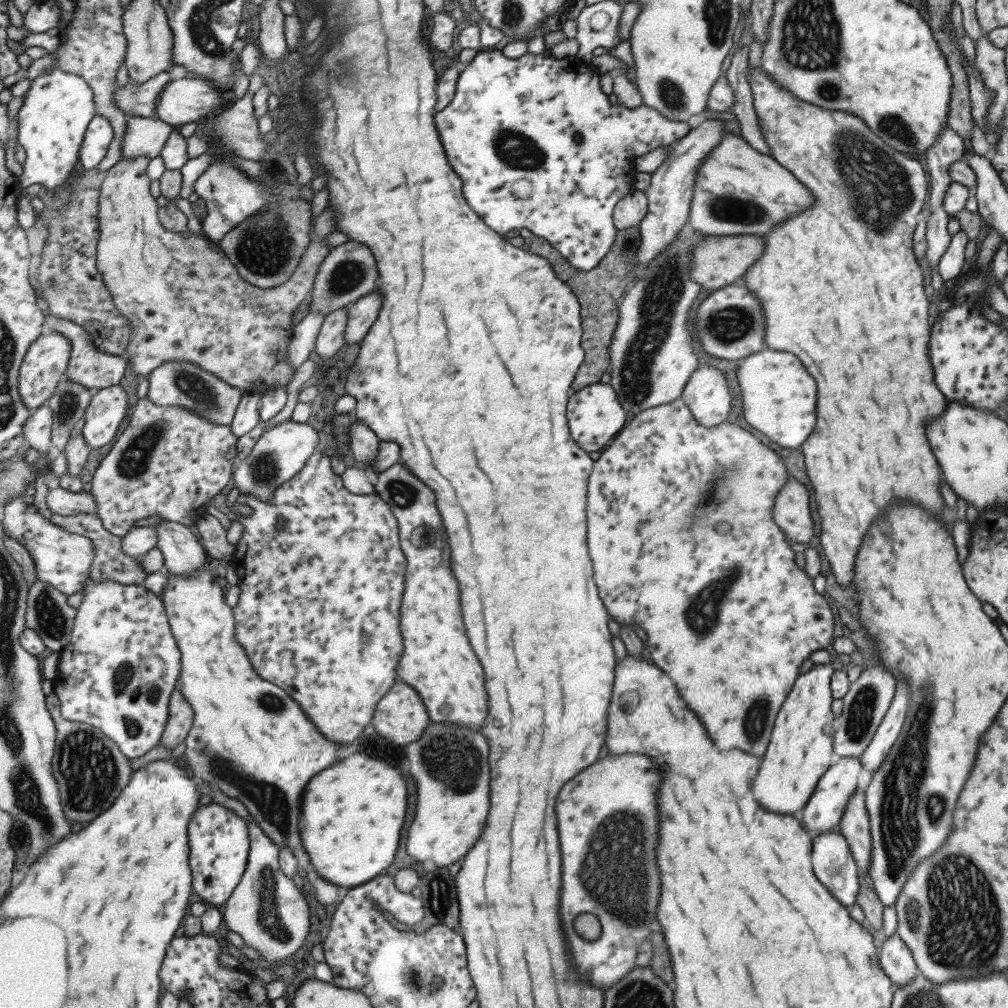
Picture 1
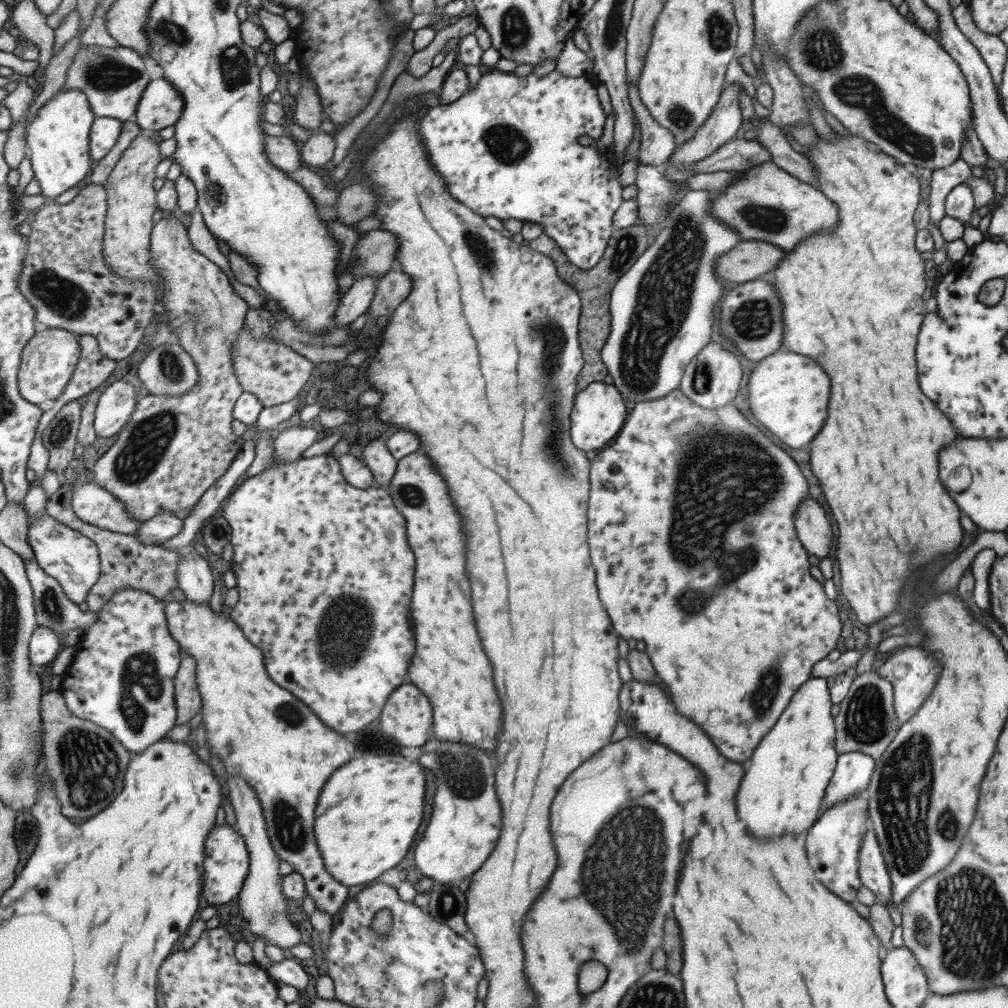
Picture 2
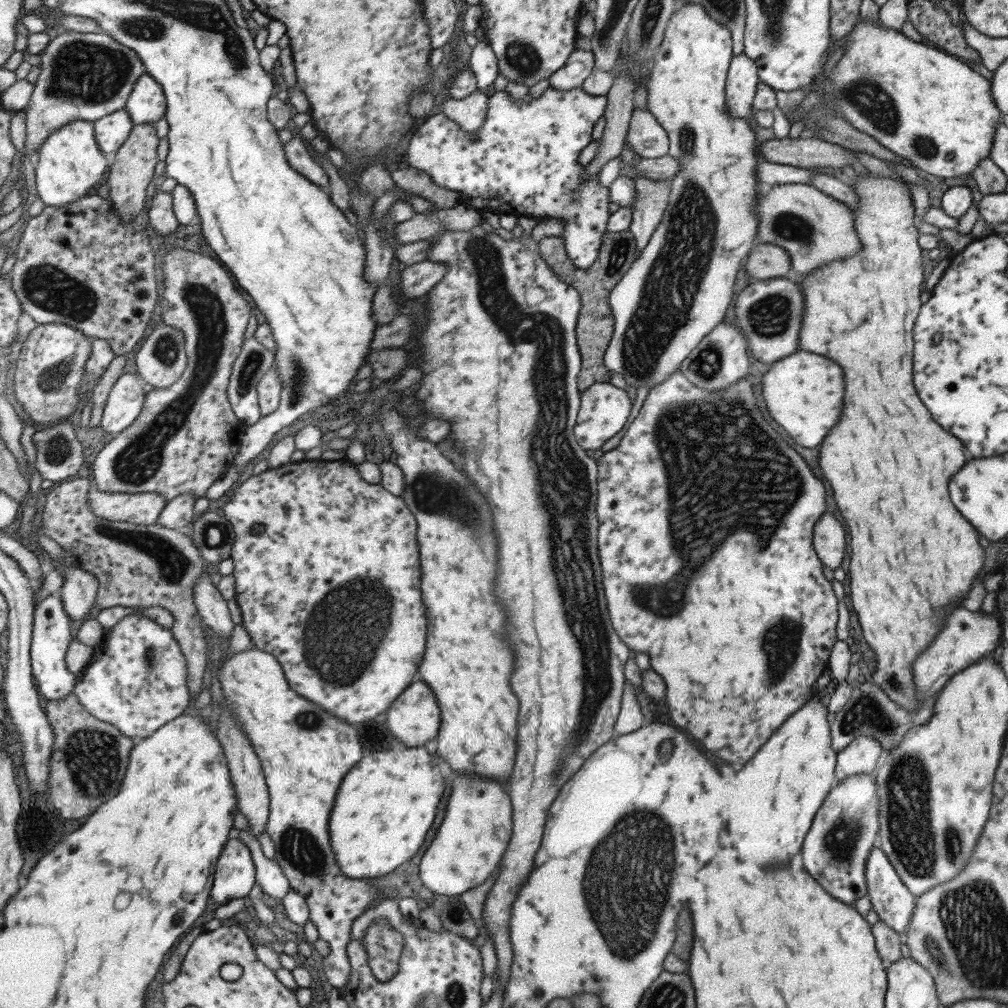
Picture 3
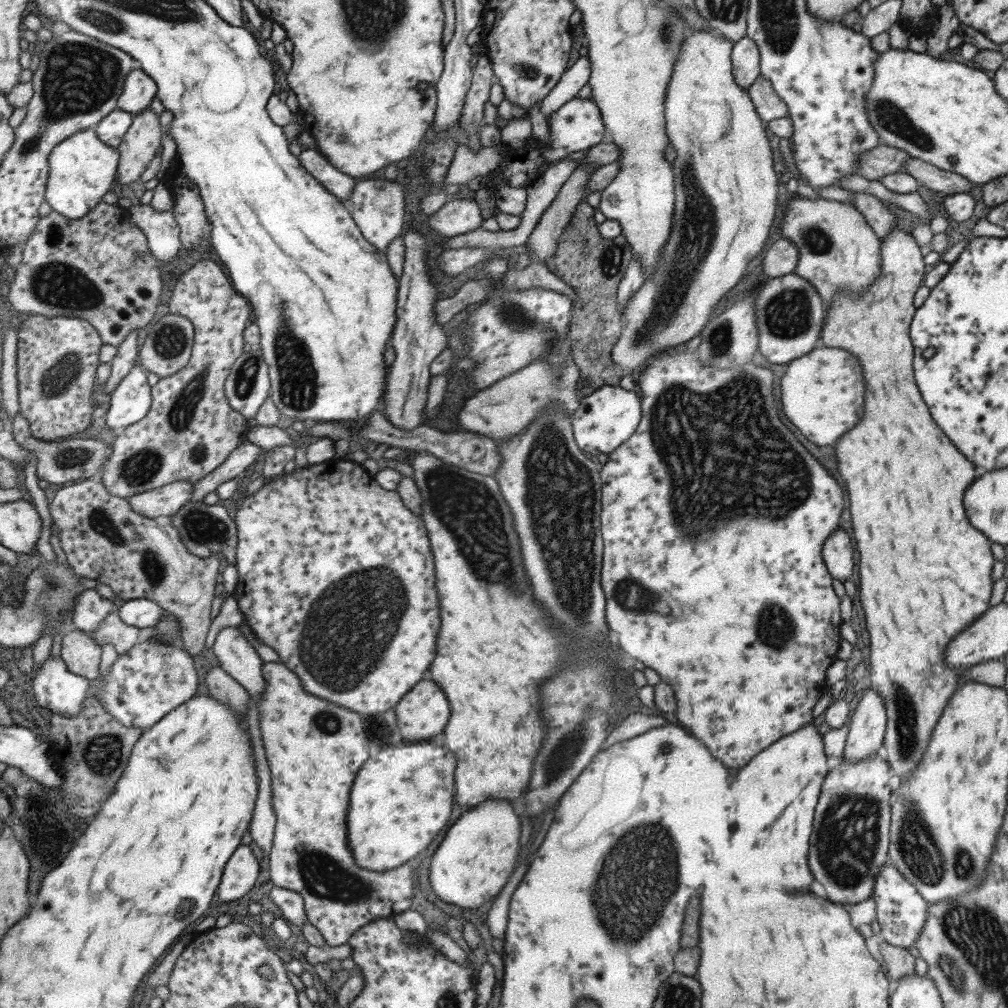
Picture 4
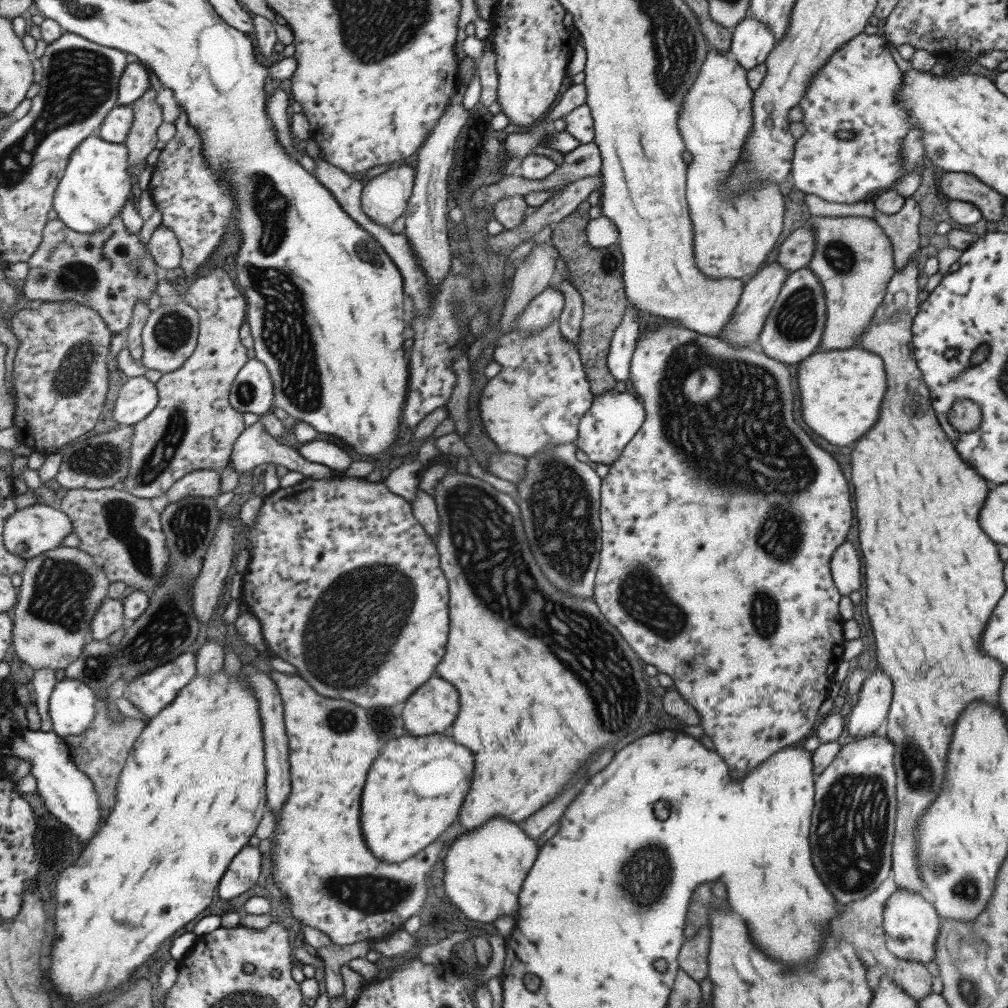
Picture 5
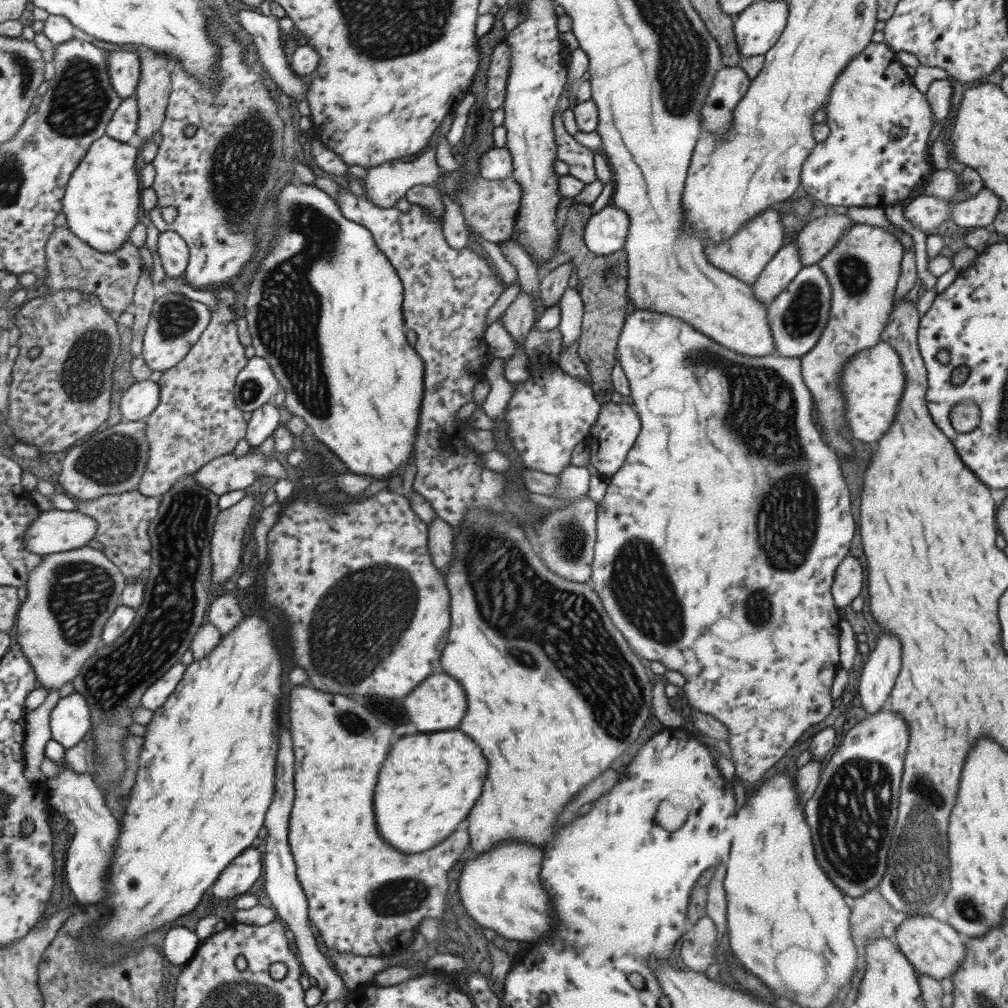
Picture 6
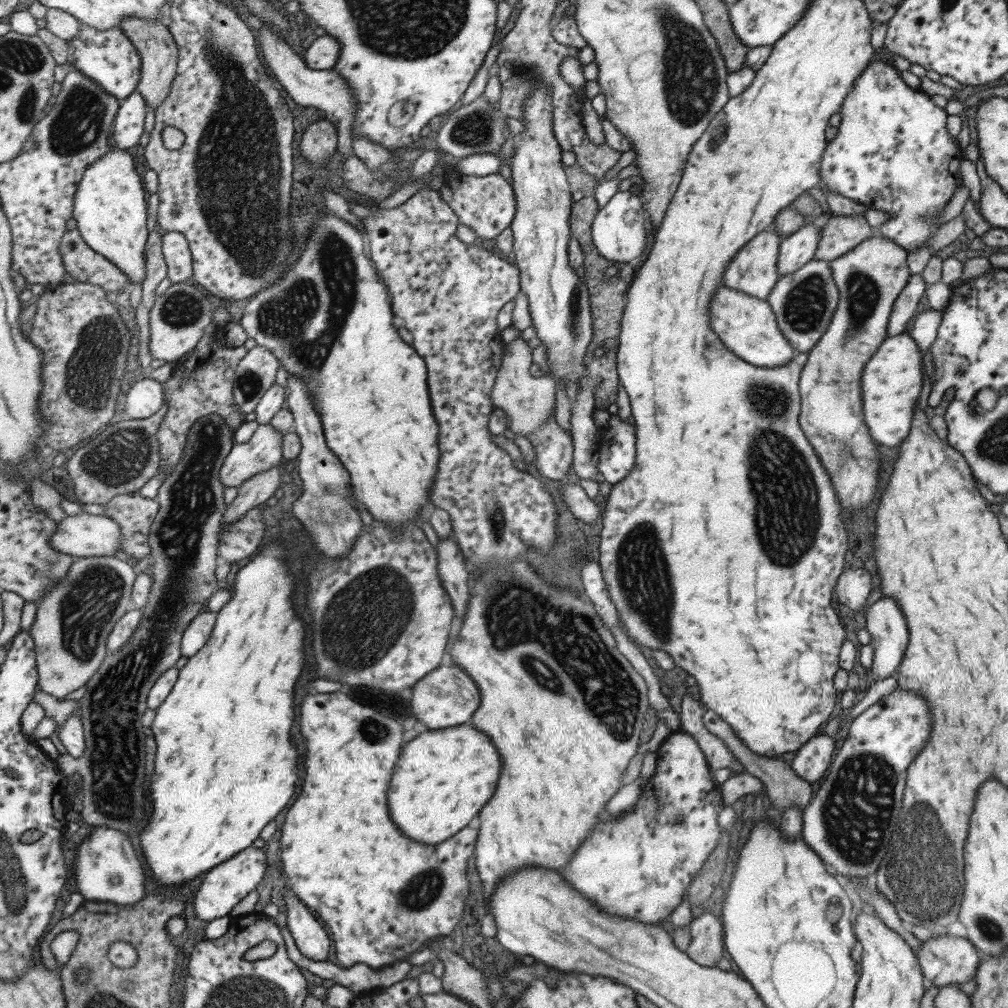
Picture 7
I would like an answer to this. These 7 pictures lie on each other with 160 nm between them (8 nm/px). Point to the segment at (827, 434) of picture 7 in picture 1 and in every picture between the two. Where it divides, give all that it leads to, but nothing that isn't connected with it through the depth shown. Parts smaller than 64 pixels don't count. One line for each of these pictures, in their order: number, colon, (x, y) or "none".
1: (737, 190)
2: (767, 204)
3: (813, 228)
4: (838, 252)
5: (853, 262)
6: (863, 268)

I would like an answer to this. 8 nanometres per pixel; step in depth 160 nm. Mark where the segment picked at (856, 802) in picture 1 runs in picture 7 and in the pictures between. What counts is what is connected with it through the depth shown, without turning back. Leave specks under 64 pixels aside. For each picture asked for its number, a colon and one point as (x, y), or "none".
2: (872, 873)
3: (893, 903)
4: (900, 910)
5: (910, 924)
6: (930, 945)
7: (943, 959)

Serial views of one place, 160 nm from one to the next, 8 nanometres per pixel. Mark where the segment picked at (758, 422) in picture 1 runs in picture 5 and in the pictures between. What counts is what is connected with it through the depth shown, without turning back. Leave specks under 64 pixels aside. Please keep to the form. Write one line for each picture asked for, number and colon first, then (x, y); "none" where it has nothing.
2: (783, 386)
3: (803, 392)
4: (821, 393)
5: (839, 392)

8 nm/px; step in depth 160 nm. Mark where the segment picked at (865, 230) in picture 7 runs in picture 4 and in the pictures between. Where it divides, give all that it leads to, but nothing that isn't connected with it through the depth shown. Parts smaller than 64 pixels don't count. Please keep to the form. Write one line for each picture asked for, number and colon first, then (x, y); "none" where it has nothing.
4: (780, 258)
5: (794, 252)
6: (818, 236)

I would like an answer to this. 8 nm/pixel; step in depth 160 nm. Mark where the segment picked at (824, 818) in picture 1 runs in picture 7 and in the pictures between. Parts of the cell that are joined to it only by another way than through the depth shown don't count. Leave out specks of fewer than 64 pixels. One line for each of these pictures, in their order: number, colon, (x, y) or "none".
2: (852, 771)
3: (862, 755)
4: (867, 724)
5: (871, 705)
6: (881, 667)
7: (887, 629)

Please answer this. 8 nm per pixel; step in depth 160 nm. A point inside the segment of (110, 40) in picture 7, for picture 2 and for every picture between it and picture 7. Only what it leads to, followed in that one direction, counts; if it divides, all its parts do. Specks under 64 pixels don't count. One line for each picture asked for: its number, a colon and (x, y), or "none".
2: (162, 105)
3: (148, 103)
4: (141, 88)
5: (135, 82)
6: (125, 68)

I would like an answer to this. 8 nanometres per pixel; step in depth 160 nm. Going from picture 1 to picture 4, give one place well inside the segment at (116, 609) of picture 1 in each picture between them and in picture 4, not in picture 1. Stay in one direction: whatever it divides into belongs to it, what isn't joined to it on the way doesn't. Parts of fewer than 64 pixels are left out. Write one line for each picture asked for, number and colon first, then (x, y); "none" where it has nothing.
2: (124, 678)
3: (138, 681)
4: (143, 686)

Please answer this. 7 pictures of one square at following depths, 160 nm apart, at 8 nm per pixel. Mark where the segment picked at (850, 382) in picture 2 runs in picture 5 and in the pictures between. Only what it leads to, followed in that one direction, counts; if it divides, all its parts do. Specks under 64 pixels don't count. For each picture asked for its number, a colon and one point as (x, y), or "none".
3: (911, 554)
4: (924, 572)
5: (932, 577)

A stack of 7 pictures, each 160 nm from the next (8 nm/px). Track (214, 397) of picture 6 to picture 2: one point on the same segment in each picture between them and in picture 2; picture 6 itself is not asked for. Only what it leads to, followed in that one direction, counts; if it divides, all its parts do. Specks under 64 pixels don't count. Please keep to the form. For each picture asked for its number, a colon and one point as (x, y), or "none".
2: (175, 448)
3: (188, 435)
4: (191, 430)
5: (194, 427)

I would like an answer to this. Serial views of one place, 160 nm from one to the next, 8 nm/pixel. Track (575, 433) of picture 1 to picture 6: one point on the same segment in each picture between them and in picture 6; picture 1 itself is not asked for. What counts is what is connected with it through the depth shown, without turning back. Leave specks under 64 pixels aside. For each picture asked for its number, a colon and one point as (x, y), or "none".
2: (598, 412)
3: (604, 409)
4: (602, 420)
5: (612, 418)
6: (616, 426)

